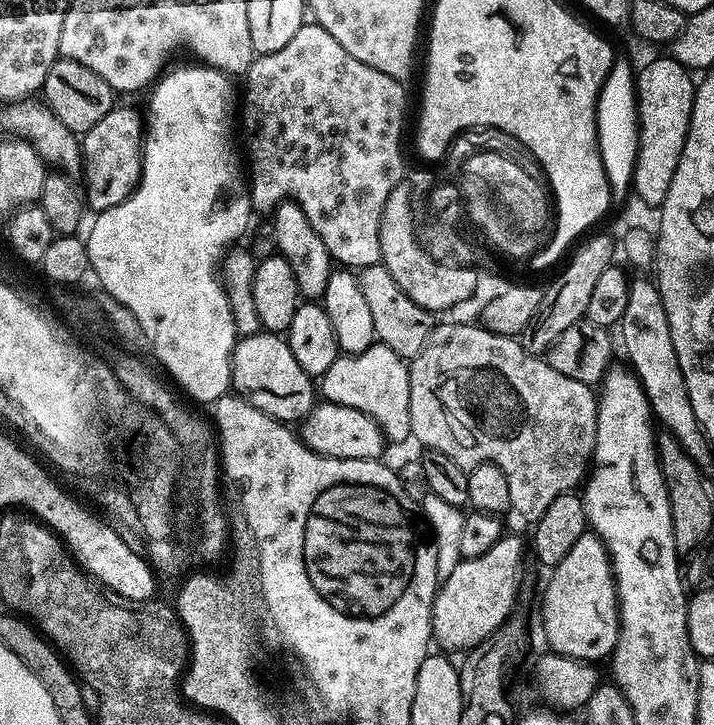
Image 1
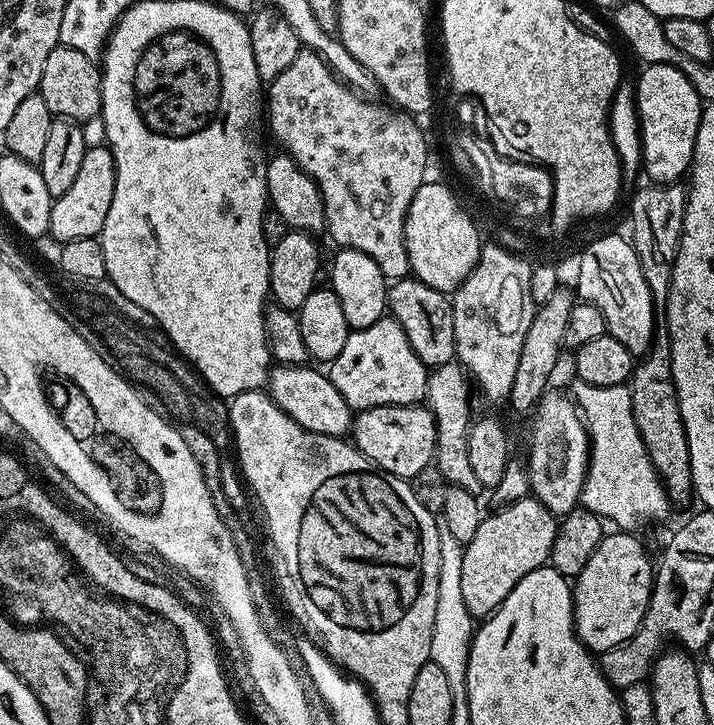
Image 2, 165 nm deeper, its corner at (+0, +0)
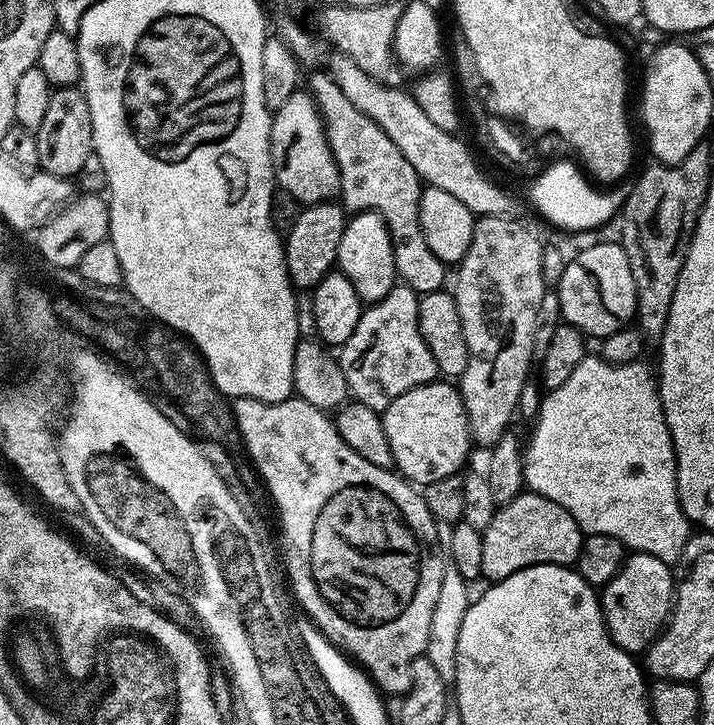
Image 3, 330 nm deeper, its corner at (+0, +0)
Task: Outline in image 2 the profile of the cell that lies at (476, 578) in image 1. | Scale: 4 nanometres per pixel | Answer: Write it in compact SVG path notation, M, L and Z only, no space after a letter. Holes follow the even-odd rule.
M535 498L505 504L495 511L493 516L481 519L478 534L464 545L462 602L474 618L491 616L526 574L549 563L558 527L557 517Z

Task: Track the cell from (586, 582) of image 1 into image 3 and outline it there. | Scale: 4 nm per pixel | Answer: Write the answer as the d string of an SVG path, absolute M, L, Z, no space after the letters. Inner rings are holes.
M632 552L625 559L624 564L618 570L618 574L614 574L614 578L610 578L610 582L603 585L599 597L600 609L604 611L604 625L608 627L612 641L624 652L643 653L663 629L671 613L674 599L673 569L666 562L662 562L662 558L654 558L654 554Z

